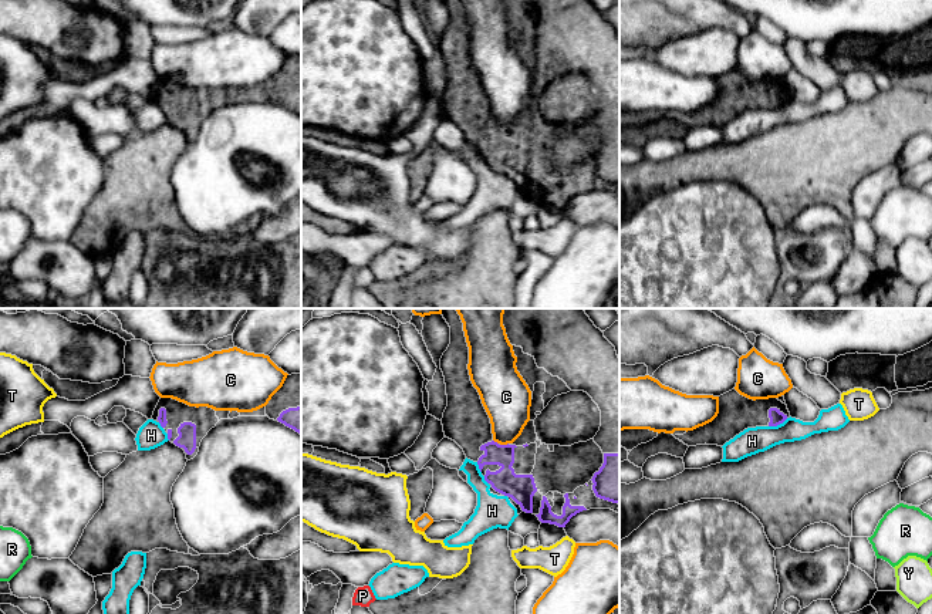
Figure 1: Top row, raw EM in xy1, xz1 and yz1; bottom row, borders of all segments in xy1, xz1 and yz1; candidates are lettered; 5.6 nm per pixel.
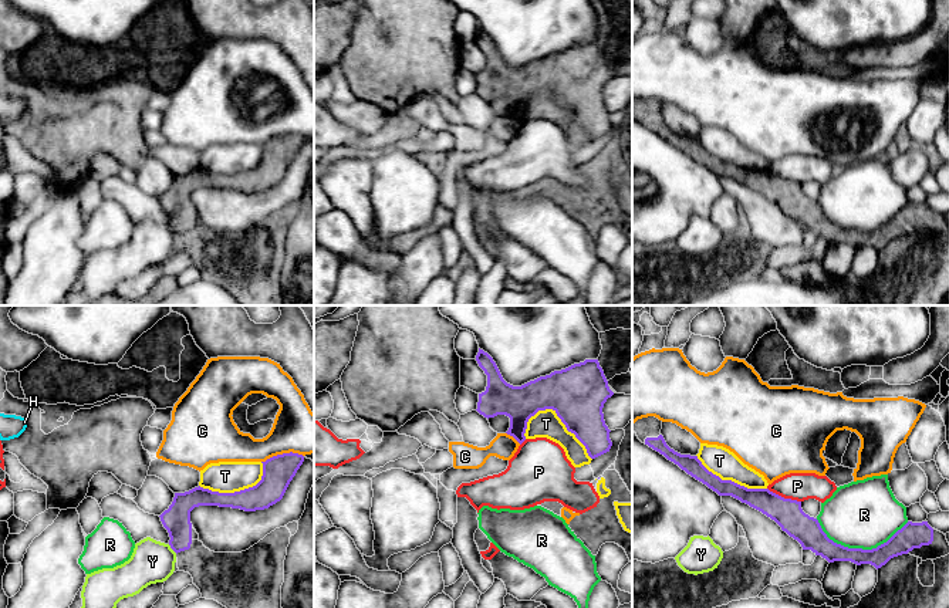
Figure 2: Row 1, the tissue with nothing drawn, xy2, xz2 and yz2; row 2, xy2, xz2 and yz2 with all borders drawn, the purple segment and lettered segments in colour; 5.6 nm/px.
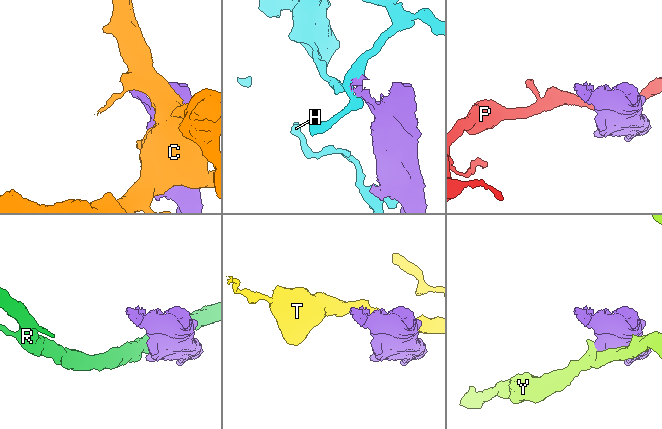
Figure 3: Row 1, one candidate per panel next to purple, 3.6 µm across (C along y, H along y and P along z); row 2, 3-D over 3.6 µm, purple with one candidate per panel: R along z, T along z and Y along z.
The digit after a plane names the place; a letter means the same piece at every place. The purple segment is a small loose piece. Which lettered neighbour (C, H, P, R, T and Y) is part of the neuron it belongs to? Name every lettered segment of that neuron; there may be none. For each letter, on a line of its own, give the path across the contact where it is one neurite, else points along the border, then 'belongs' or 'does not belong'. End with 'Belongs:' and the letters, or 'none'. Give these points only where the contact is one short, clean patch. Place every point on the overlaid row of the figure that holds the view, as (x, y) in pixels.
C: does not belong
H: border along yz1 (787, 418), (769, 427); does not belong
P: does not belong
R: does not belong
T: does not belong
Y: border along xy2 (168, 544), (176, 553); does not belong
Belongs: none

